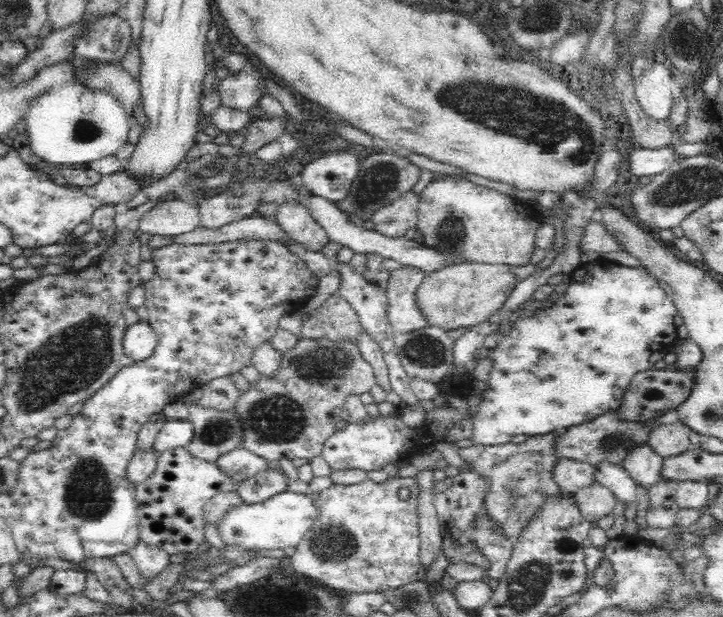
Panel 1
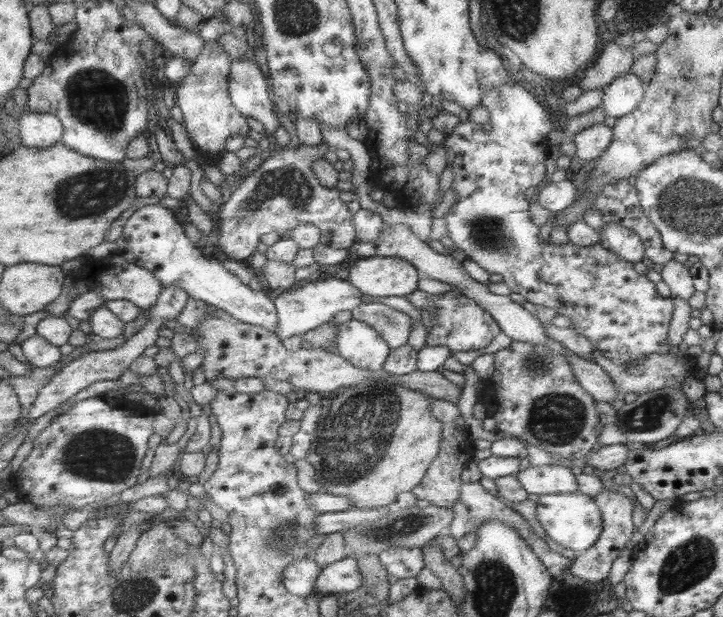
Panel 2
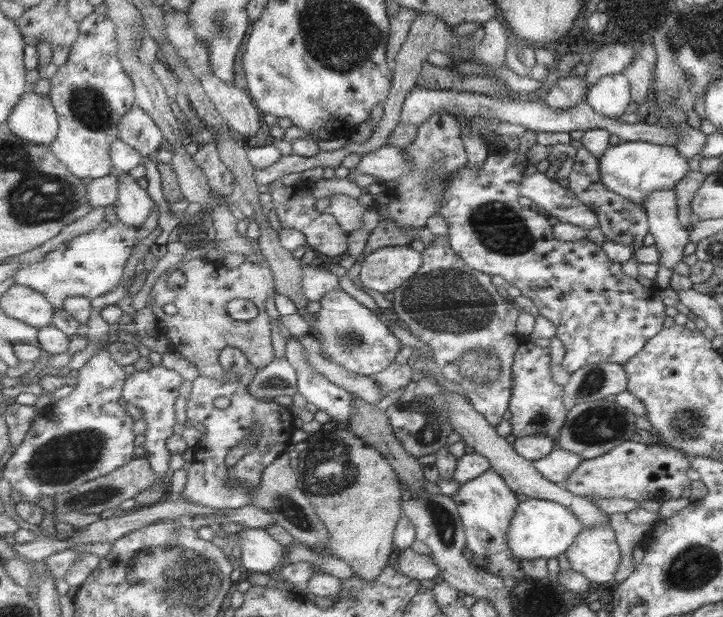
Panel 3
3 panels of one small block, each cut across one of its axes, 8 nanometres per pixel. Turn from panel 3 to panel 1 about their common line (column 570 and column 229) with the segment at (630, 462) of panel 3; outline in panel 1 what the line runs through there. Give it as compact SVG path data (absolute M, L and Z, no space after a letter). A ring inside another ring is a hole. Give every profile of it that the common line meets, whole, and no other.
M178 446L164 451L157 456L152 476L142 484L135 486L135 501L138 505L139 540L164 550L169 556L196 552L200 544L205 541L205 521L203 516L205 504L218 493L236 491L237 486L237 480L234 480L229 472L222 472L221 466L218 466L215 462L192 456L185 446Z

